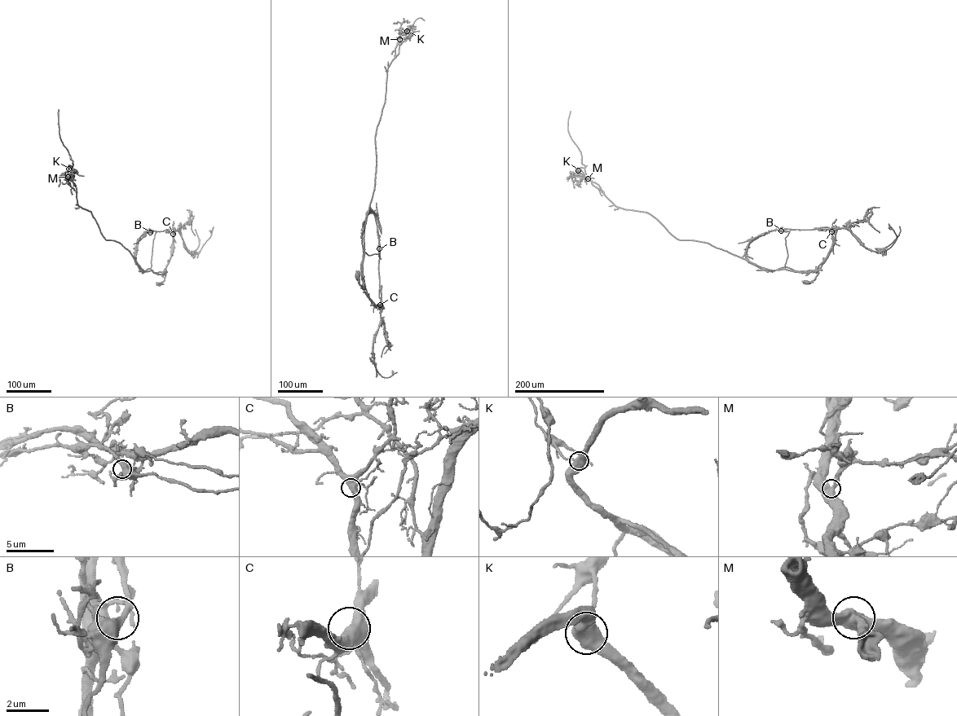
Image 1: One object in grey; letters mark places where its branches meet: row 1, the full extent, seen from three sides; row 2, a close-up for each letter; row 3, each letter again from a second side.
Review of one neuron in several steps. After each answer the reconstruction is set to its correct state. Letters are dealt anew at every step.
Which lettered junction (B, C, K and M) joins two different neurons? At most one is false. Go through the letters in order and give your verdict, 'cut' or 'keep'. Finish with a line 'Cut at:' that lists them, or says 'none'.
B: keep
C: keep
K: keep
M: keep
Cut at: none

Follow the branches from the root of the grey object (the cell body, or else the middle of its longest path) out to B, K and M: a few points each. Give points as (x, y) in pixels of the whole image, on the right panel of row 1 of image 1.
B: (806, 282), (814, 280), (818, 273), (817, 268), (831, 248), (831, 231), (826, 226), (781, 230)
K: (806, 282), (814, 280), (818, 270), (769, 270), (707, 243), (677, 239), (648, 213), (616, 207), (578, 170)
M: (806, 282), (814, 280), (818, 270), (769, 270), (707, 243), (677, 239), (648, 213), (616, 207), (588, 178)

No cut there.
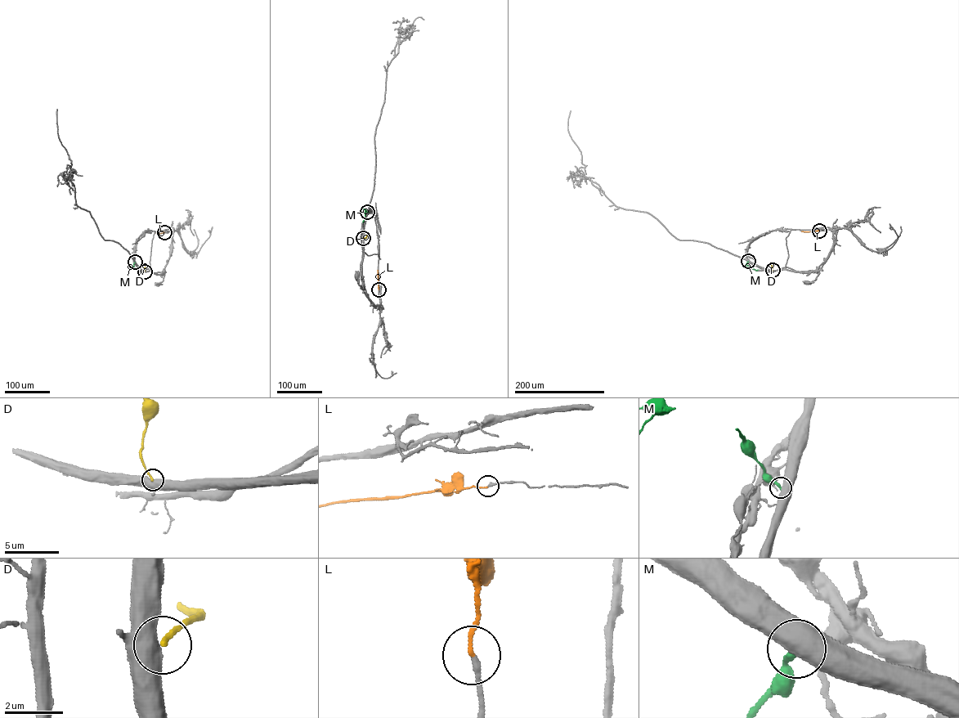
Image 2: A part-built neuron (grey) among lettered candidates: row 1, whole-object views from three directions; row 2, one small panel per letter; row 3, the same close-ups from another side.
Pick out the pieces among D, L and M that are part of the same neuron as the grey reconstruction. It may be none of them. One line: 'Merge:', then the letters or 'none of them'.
Merge: L

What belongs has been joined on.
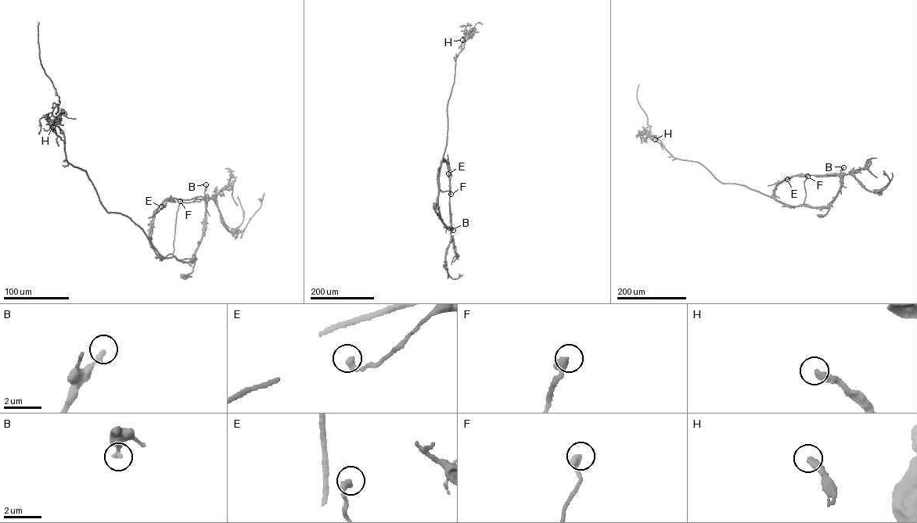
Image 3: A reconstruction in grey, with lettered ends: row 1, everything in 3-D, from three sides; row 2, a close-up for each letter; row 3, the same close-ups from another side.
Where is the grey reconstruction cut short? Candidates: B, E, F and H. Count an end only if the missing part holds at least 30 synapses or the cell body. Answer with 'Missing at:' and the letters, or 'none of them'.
Missing at: none of them

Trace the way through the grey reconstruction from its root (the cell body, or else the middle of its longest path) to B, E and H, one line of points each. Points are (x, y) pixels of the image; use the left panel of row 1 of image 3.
B: (185, 276), (192, 270), (196, 259), (195, 252), (202, 238), (206, 184)
E: (185, 276), (192, 270), (195, 254), (206, 227), (205, 202), (201, 196), (174, 198), (164, 199), (161, 206)
H: (185, 276), (195, 259), (163, 257), (128, 216), (107, 212), (85, 171), (67, 162), (65, 142), (52, 127)

